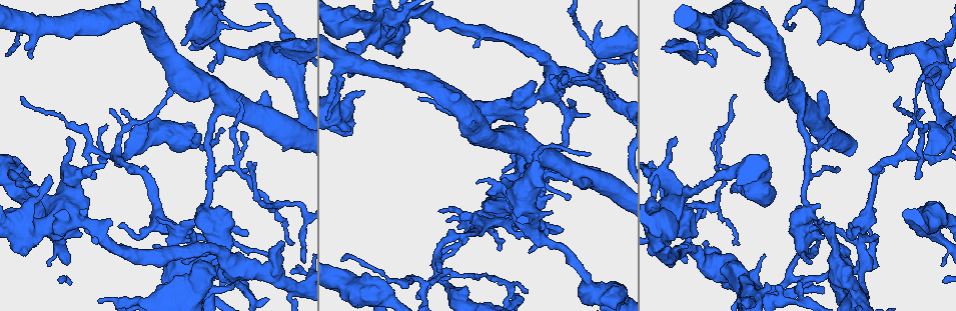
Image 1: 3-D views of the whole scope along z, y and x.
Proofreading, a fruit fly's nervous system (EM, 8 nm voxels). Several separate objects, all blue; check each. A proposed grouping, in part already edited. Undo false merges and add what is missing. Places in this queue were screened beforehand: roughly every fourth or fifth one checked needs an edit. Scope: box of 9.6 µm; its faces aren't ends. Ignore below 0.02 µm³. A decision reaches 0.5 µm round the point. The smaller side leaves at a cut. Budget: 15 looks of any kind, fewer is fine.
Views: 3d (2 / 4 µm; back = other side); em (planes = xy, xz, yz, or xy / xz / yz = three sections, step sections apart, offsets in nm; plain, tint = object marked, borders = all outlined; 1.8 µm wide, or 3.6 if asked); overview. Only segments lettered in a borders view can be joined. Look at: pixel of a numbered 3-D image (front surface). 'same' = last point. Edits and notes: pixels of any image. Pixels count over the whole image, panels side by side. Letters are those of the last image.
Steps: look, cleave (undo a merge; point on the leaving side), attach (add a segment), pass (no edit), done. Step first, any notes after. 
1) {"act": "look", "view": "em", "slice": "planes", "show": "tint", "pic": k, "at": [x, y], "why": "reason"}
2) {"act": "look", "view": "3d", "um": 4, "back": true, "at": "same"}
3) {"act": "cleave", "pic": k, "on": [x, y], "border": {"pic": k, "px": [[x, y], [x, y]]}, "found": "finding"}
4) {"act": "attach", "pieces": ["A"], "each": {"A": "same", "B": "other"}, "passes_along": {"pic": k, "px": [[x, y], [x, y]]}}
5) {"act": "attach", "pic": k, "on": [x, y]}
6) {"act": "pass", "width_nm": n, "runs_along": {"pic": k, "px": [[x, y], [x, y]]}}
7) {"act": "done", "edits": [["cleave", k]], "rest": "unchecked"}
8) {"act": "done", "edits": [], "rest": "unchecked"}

{"act": "look", "view": "em", "um": 3.6, "slice": "planes", "show": "borders", "pic": 1, "at": [937, 235], "why": "sudden change in width"}

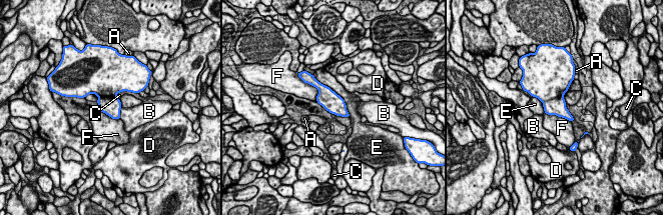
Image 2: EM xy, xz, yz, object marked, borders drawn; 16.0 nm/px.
{"act": "cleave", "pic": 2, "on": [557, 106], "width_nm": 320, "each": {"A": "other", "B": "other", "C": "other", "D": "other", "E": "other", "F": "other"}, "border": {"pic": 2, "px": [[563, 95], [542, 101]]}, "found": "two neurons meet here"}

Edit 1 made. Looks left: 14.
{"act": "look", "view": "overview", "why": "see it whole again"}

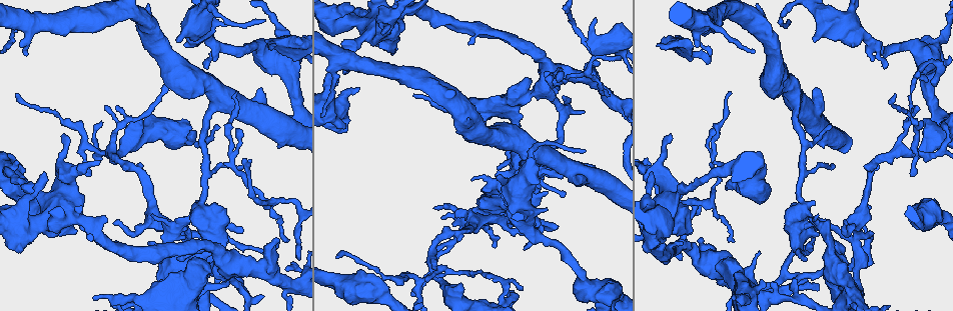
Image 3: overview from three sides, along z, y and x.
{"act": "look", "view": "3d", "um": 2, "pic": 3, "at": [831, 164], "why": "thin end"}

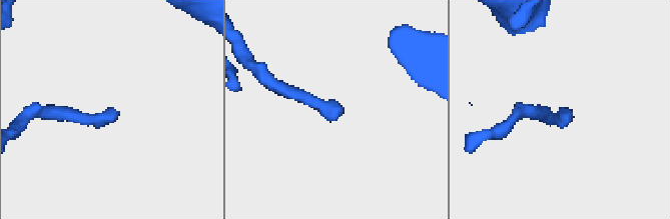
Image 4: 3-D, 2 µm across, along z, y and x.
{"act": "look", "view": "em", "slice": "planes", "show": "borders", "pic": 4, "at": [339, 105], "why": "now the EM"}

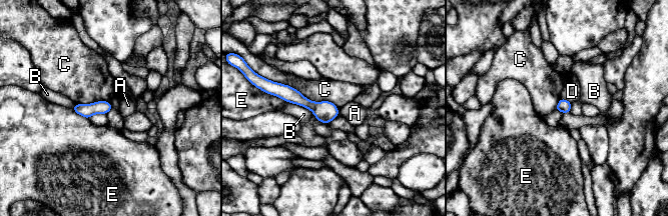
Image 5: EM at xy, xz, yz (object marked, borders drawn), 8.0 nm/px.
{"act": "pass", "each": {"A": "other", "B": "other", "C": "other", "D": "other", "E": "other"}, "runs_along": {"pic": 5, "px": [[275, 90], [336, 113]]}, "found": "none of them fits"}

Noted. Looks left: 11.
{"act": "look", "view": "em", "slice": "planes", "show": "borders", "pic": 3, "at": [241, 132], "why": "tapers out"}

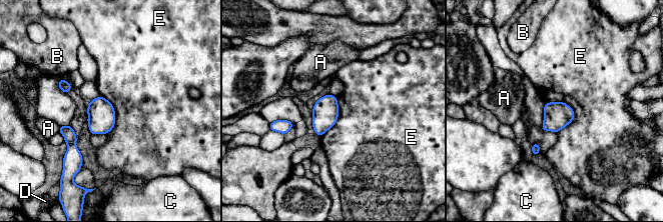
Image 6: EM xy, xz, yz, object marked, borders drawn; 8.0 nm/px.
{"act": "pass", "width_nm": 200, "each": {"A": "other", "B": "other", "C": "other", "D": "other", "E": "other"}, "border": {"pic": 6, "px": [[545, 102], [574, 112], [557, 133]]}, "found": "no lettered segment goes on from it"}

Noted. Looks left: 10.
{"act": "look", "view": "em", "slice": "planes", "show": "borders", "pic": 3, "at": [344, 73], "why": "free end"}

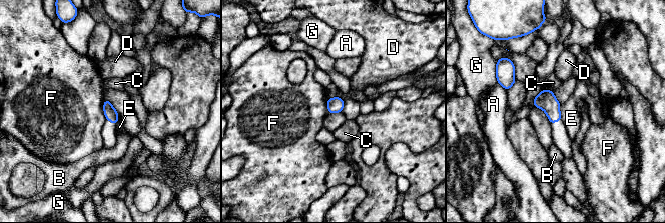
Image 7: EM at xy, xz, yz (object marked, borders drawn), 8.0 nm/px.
{"act": "pass", "longest_contact_nm": ["F", 170], "each": {"A": "other", "B": "other", "C": "other", "D": "other", "E": "other", "F": "other", "G": "other"}, "found": "no lettered segment goes on from it"}

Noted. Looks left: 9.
{"act": "look", "view": "em", "slice": "planes", "show": "borders", "pic": 3, "at": [658, 46], "why": "free end"}

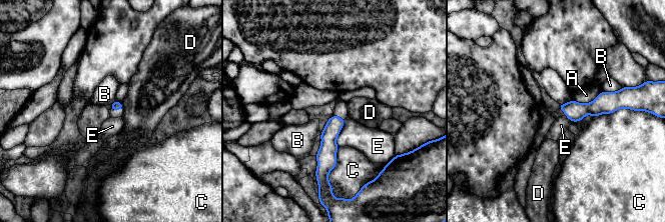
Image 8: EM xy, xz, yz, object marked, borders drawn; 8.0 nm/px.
{"act": "pass", "each": {"A": "other", "B": "other", "C": "other", "D": "other", "E": "other"}, "border": {"pic": 8, "px": [[621, 87], [616, 91], [601, 91]]}, "found": "none of them fits"}

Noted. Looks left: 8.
{"act": "look", "view": "3d", "um": 4, "pic": 3, "at": [499, 185], "why": "closes a loop"}

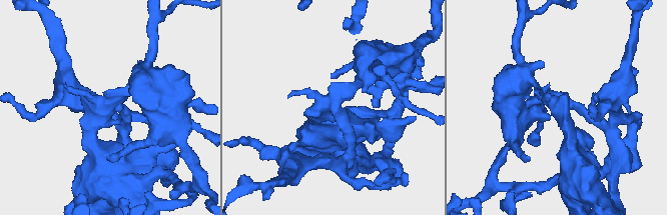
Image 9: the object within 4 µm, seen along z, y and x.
{"act": "look", "view": "em", "slice": "xz", "step": 8, "show": "plain", "pic": 9, "at": [332, 107], "why": "need the tissue"}

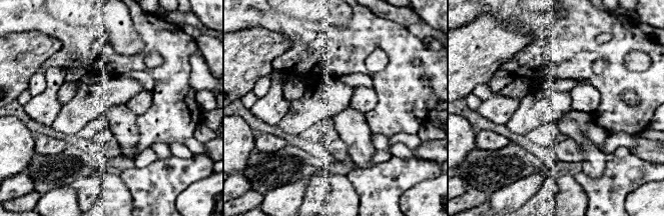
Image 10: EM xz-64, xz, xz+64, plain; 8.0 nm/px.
{"act": "look", "view": "em", "slice": "xz", "step": 8, "show": "borders", "at": "same", "why": "see the neighbours"}

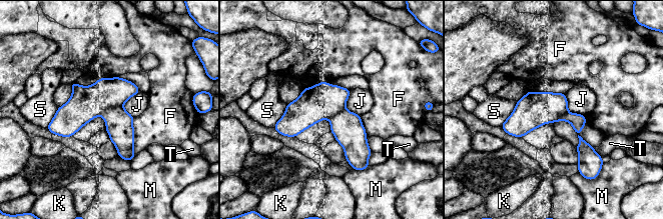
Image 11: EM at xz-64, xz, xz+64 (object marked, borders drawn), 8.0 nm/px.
{"act": "cleave", "pic": 11, "on": [86, 102], "each": {"F": "other", "J": "other", "K": "other", "M": "other", "S": "other", "T": "other"}, "part_leaving": {"pic": 11, "px": [[136, 90], [105, 93], [50, 127]]}, "found": "a second neuron is stuck on"}

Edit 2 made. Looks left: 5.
{"act": "done", "edits": [["cleave", 2], ["cleave", 11]], "rest": "unchecked"}

